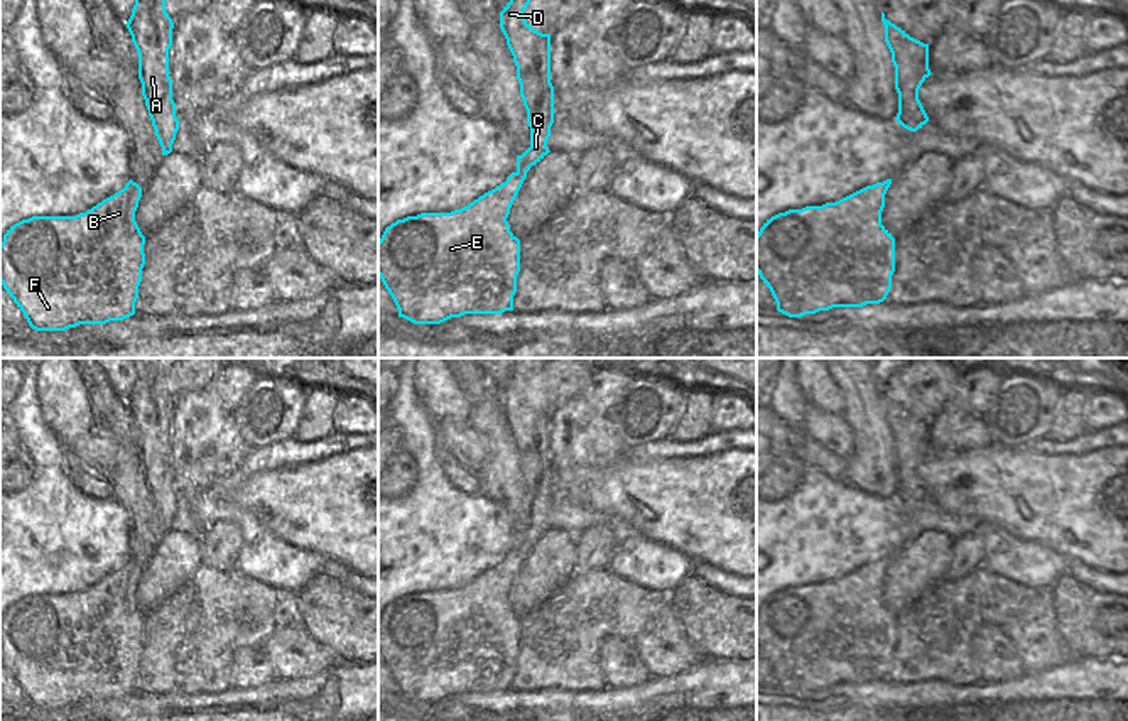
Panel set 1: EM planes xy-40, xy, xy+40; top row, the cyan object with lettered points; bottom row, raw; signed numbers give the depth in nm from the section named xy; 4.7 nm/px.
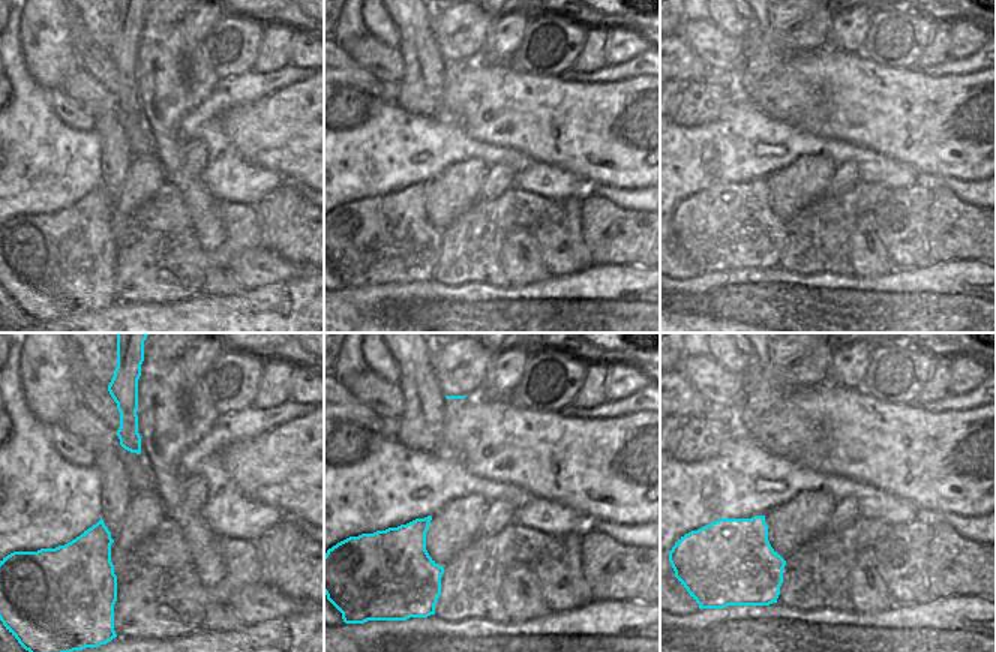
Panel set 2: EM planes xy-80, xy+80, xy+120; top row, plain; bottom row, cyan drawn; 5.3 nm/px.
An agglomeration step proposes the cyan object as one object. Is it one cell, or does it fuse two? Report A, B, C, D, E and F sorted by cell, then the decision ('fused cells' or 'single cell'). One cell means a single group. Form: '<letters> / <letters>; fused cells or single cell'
A B C D E F; single cell

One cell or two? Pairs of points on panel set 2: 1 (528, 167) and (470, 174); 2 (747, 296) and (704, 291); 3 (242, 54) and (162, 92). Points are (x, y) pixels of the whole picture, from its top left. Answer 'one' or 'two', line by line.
1: two
2: one
3: two

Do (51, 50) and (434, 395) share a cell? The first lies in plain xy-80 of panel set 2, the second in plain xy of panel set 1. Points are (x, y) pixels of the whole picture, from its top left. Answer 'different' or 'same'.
same

